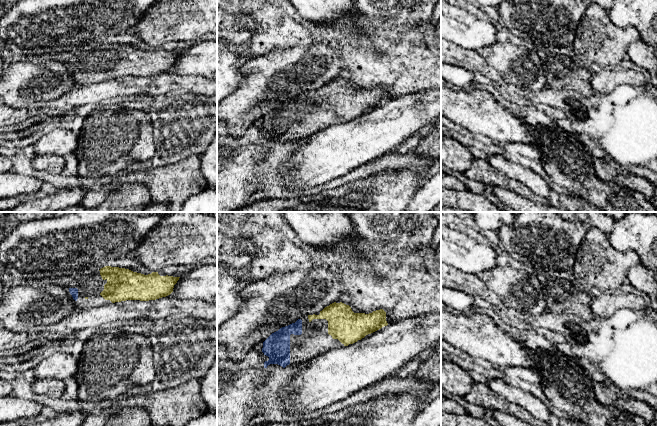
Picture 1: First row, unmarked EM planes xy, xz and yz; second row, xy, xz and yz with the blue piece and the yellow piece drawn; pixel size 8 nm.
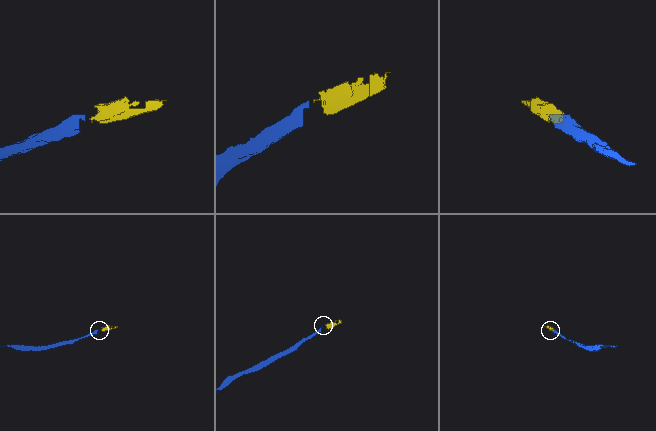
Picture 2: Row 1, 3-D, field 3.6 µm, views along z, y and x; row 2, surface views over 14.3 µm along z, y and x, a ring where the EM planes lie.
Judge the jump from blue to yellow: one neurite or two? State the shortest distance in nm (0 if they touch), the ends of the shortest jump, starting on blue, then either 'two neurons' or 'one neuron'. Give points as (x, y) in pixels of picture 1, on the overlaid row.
gap 60 nm; span xz (301, 320), (308, 318); one neuron

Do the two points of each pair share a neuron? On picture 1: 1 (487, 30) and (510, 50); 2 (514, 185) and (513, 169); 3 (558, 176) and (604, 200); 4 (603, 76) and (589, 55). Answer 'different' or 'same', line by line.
1: different
2: different
3: same
4: different

